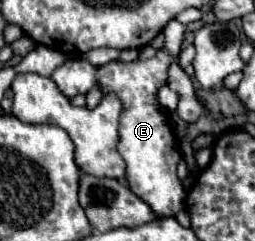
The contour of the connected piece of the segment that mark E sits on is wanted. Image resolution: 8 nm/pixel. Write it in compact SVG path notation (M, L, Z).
M171 20L163 29L165 43L157 50L155 56L137 62L109 62L103 68L95 70L93 64L85 60L67 60L51 74L51 80L59 86L65 96L87 94L95 82L101 82L103 92L115 92L125 112L121 114L119 126L119 154L127 164L127 182L133 194L145 200L157 216L175 216L185 206L185 190L177 178L177 164L181 162L181 152L173 128L169 128L167 110L157 102L157 88L167 84L167 70L169 64L177 58L184 39L185 26L177 20Z

